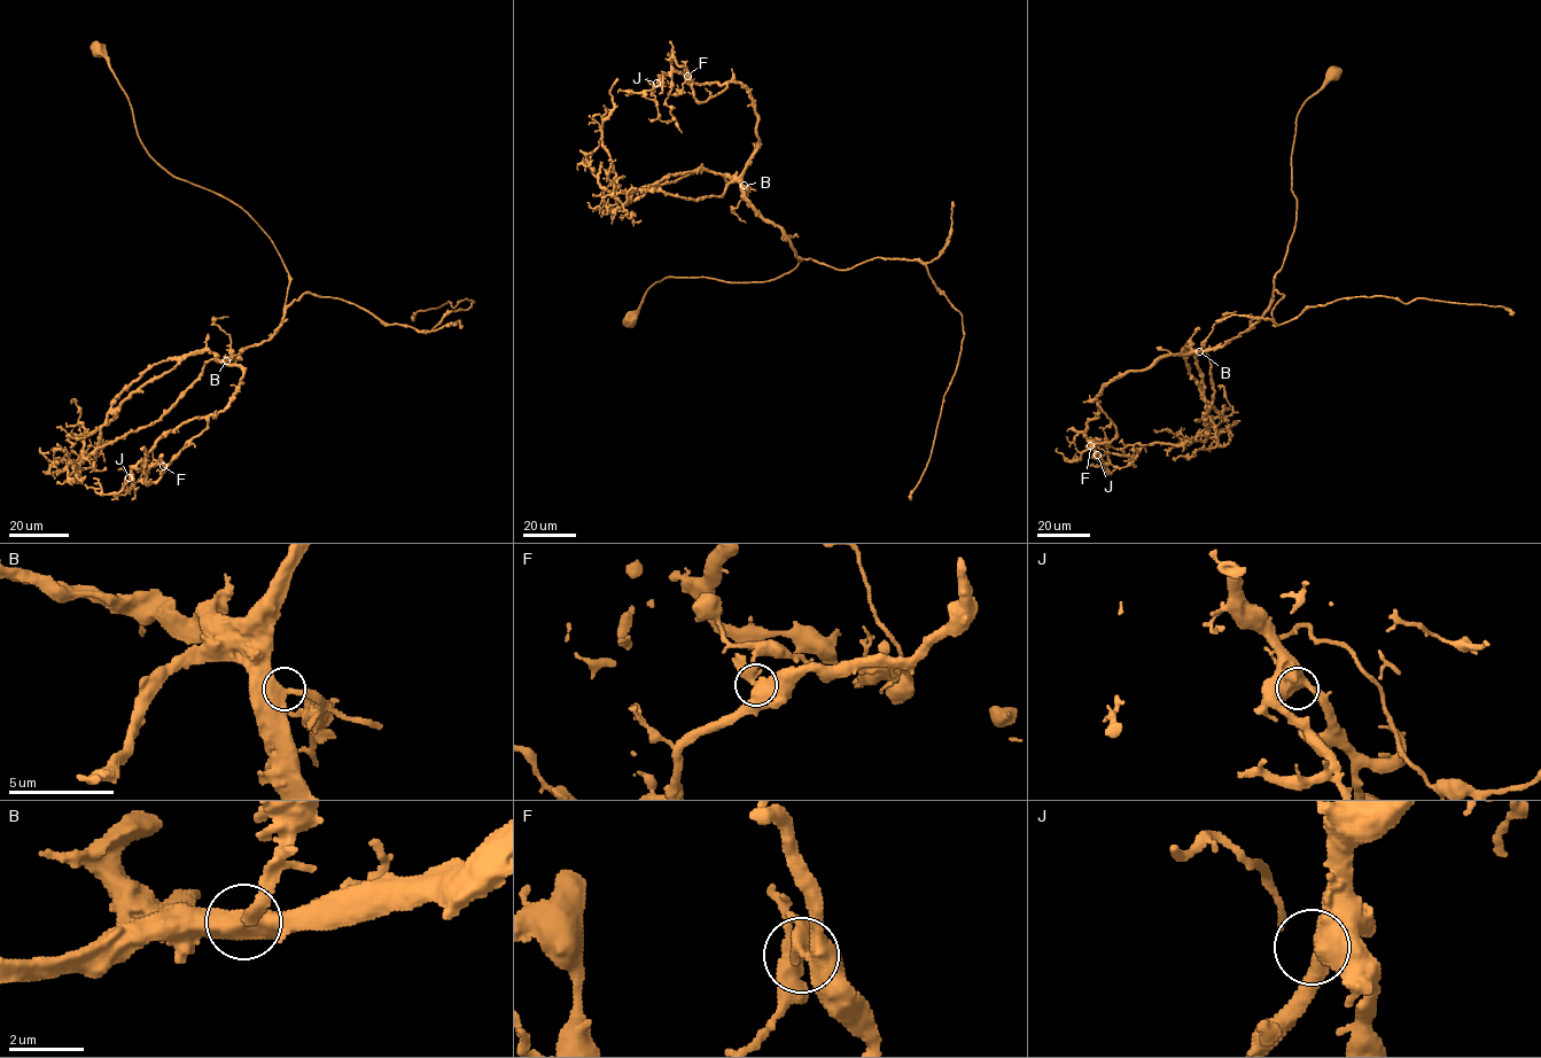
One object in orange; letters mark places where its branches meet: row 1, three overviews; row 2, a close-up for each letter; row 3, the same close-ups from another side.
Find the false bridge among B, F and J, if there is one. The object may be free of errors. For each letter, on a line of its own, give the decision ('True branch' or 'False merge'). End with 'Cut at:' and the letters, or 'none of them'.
B: True branch
F: False merge
J: True branch
Cut at: F

